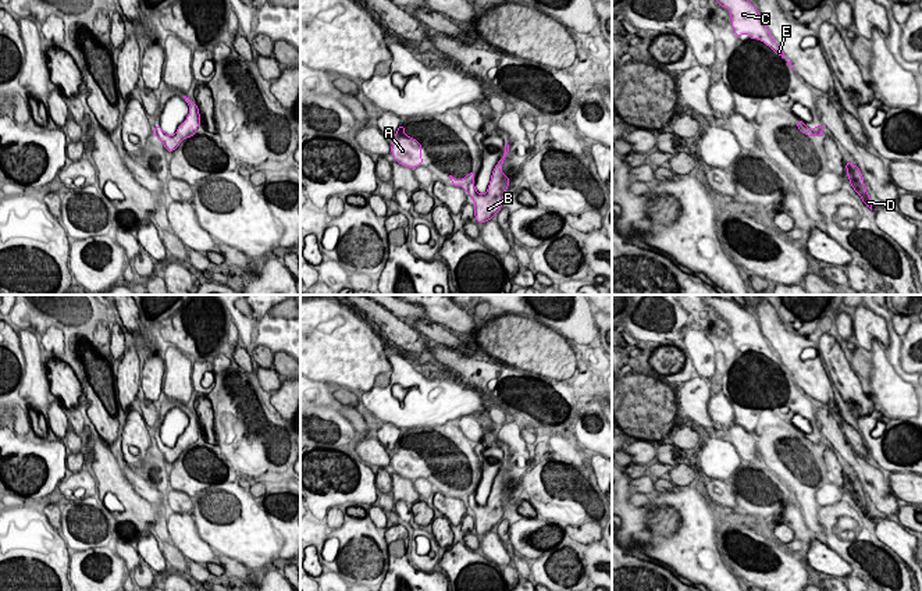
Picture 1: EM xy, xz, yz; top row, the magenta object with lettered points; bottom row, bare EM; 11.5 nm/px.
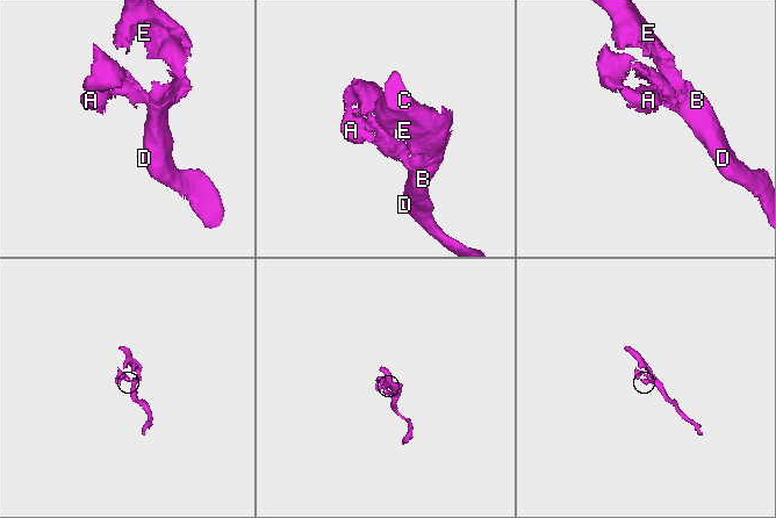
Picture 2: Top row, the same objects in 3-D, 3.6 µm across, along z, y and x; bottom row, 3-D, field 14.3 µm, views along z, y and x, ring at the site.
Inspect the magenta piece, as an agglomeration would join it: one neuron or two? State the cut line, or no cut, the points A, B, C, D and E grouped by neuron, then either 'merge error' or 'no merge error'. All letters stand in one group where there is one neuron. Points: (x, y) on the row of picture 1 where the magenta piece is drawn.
cut in xz along (470, 184), (467, 189); A / B C D E; merge error

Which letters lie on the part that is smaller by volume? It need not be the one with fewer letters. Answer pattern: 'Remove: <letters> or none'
Remove: A

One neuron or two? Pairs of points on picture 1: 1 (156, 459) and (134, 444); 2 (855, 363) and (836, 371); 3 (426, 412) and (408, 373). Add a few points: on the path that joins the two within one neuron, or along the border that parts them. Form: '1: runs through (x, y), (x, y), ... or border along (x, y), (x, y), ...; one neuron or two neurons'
1: border along (149, 451), (142, 459); two neurons
2: border along (846, 360), (855, 371); two neurons
3: runs through (427, 402), (427, 391), (417, 381); one neuron

